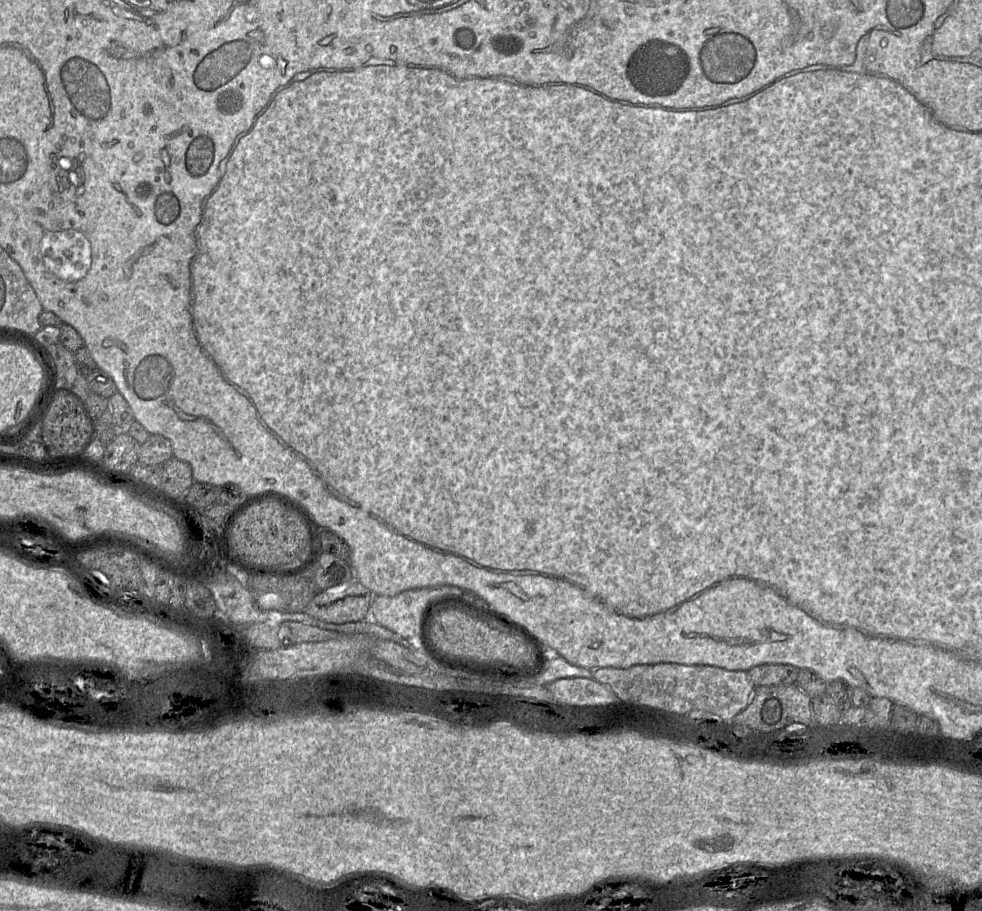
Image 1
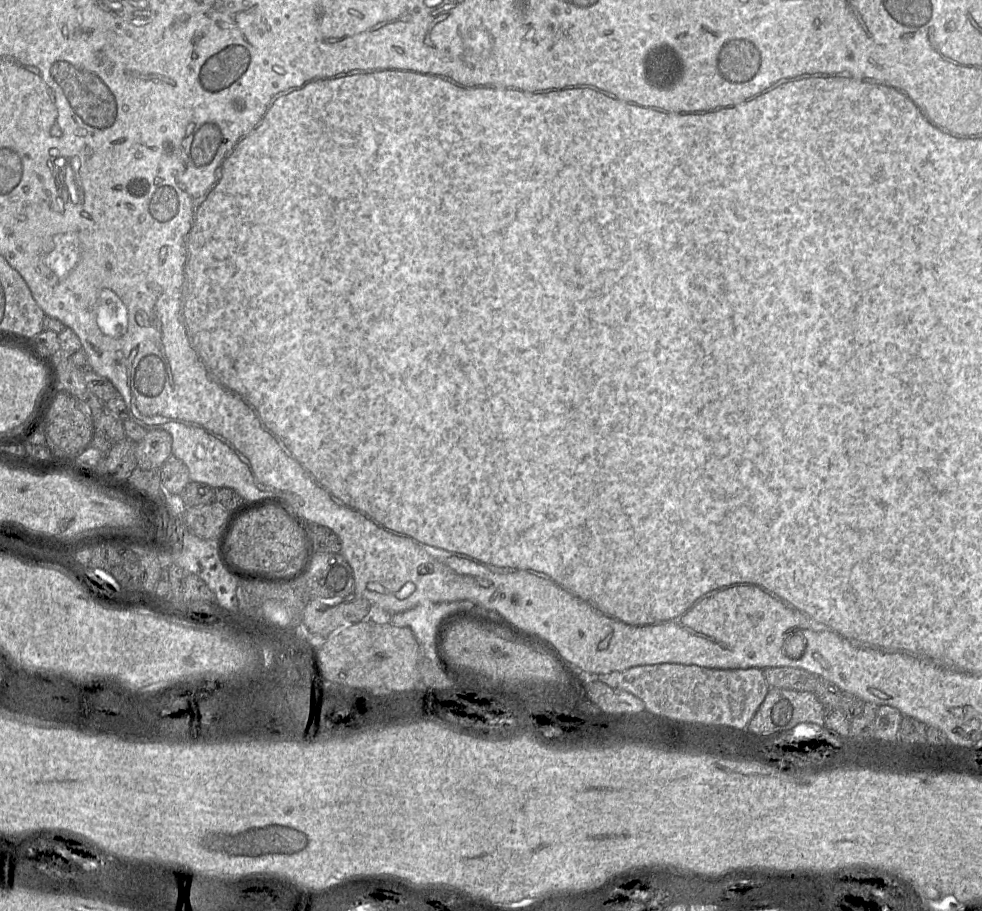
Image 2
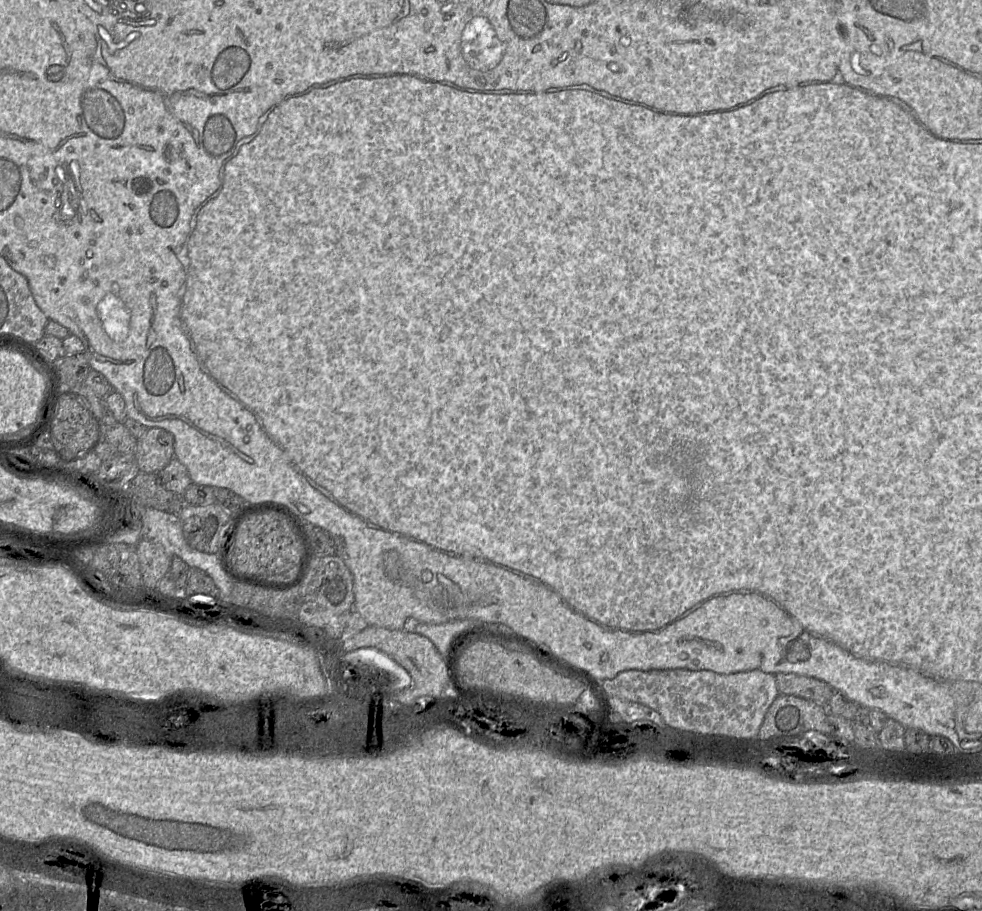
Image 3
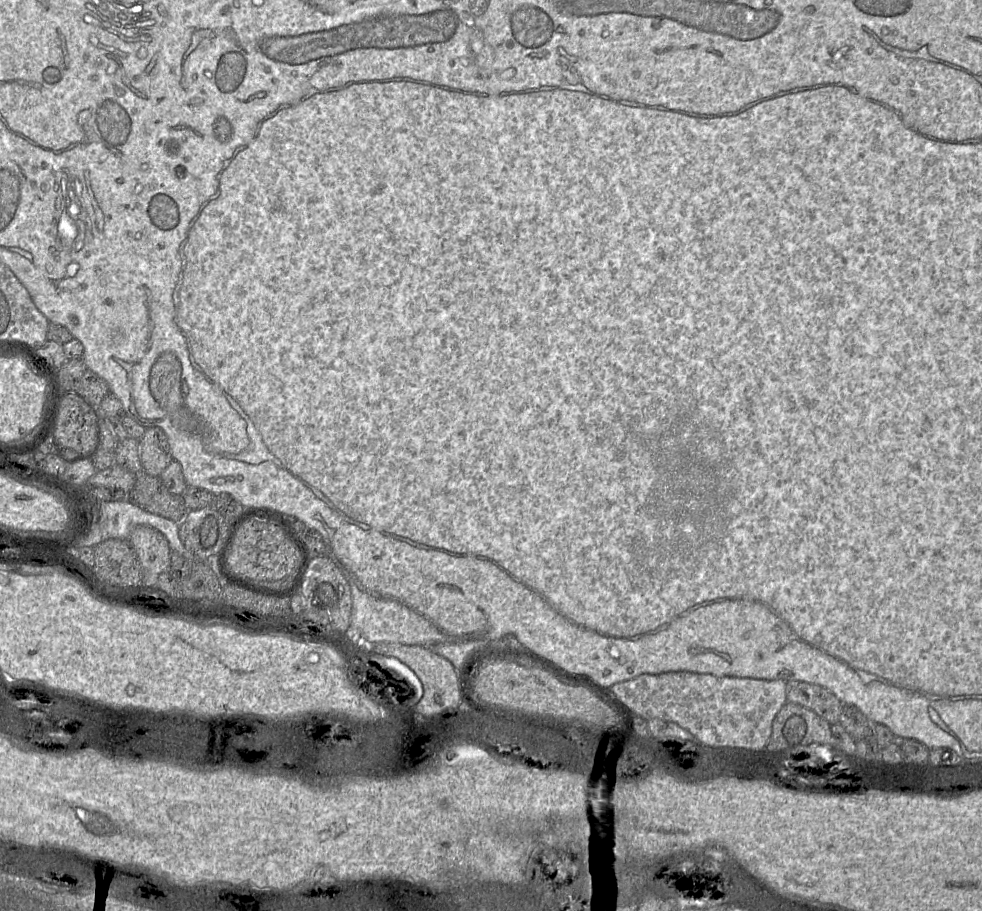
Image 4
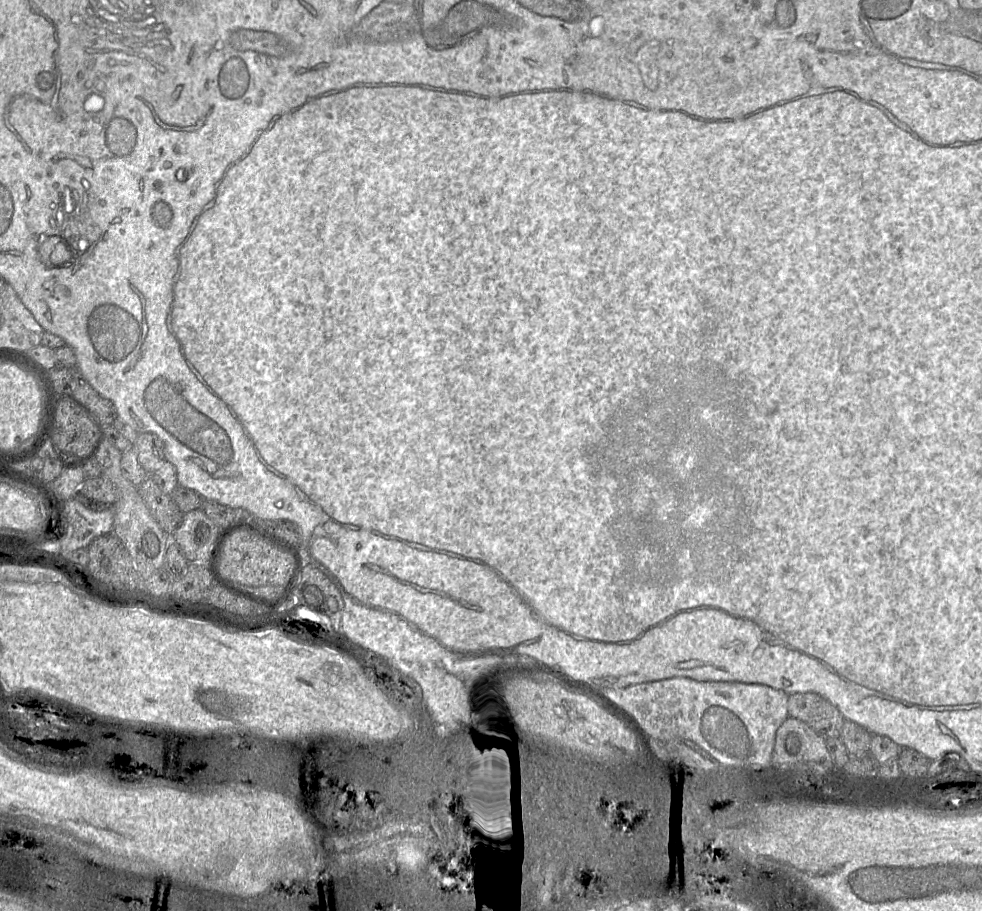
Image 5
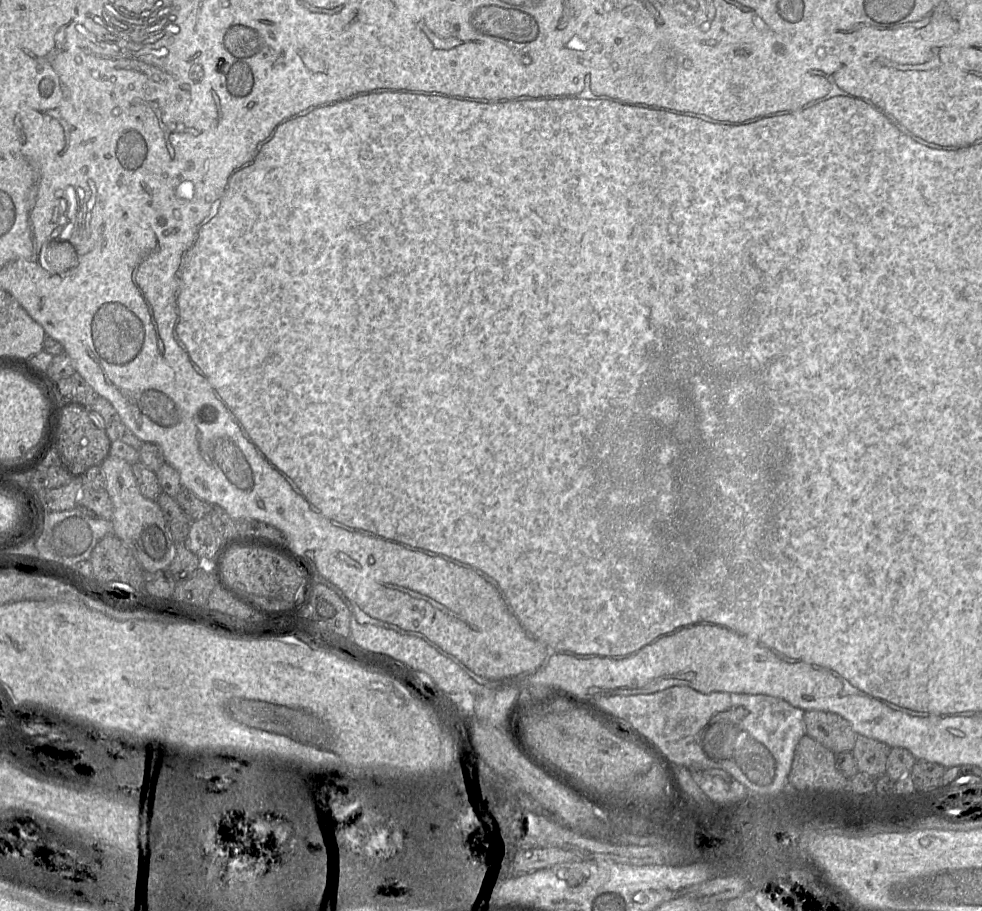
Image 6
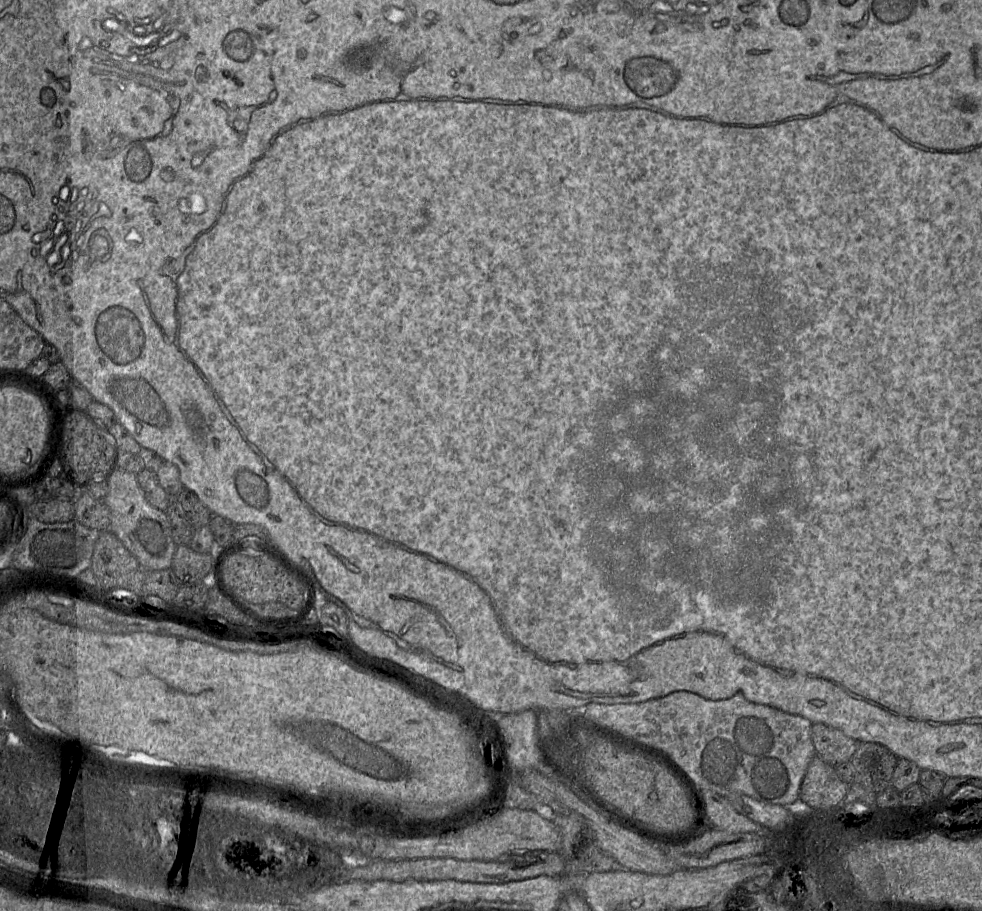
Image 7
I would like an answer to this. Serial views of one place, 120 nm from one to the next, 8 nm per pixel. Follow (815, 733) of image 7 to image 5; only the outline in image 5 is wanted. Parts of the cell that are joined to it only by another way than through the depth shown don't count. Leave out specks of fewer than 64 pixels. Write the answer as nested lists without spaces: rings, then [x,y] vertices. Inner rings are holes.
[[[807,692],[788,696],[788,714],[808,724],[825,738],[840,738],[846,720],[841,712],[820,695]]]

